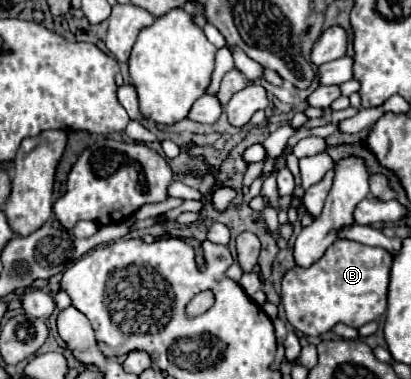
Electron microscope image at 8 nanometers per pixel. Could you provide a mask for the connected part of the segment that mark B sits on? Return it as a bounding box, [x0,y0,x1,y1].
[281,239,393,335]

